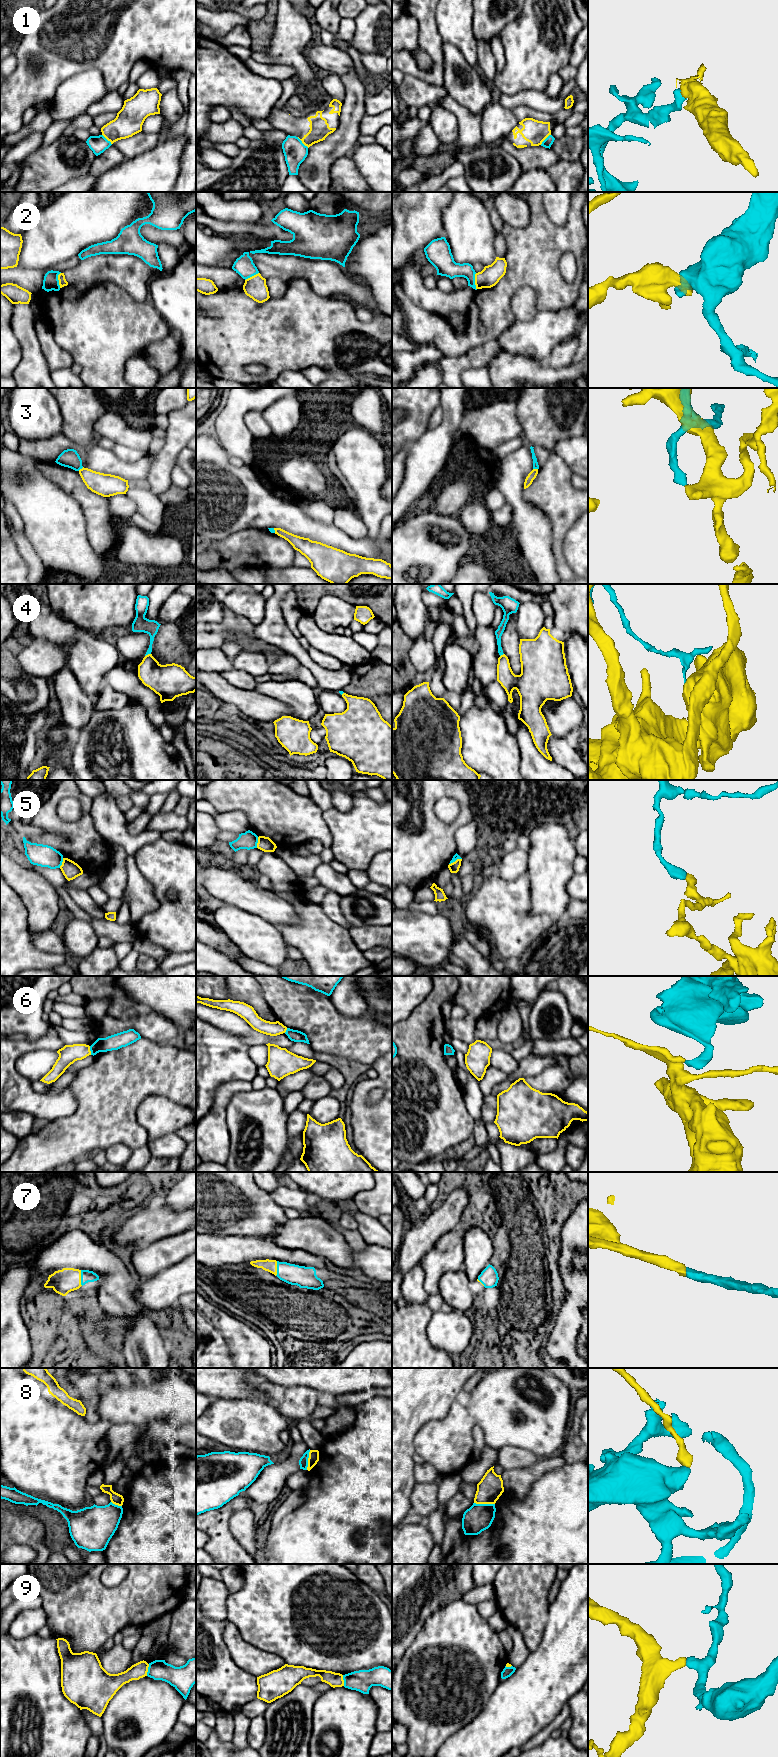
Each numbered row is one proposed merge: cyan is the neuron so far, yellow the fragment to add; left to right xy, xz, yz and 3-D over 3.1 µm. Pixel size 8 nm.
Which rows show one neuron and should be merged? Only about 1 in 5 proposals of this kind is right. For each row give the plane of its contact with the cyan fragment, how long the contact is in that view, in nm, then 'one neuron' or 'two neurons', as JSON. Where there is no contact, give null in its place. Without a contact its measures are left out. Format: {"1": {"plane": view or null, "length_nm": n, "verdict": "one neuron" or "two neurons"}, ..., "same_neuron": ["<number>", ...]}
{"1": {"plane": "xz", "length_nm": 130, "verdict": "two neurons"}, "2": {"plane": "yz", "length_nm": 140, "verdict": "two neurons"}, "3": {"plane": "xy", "length_nm": 50, "verdict": "two neurons"}, "4": {"plane": "xy", "length_nm": 50, "verdict": "two neurons"}, "5": {"plane": "xz", "length_nm": 90, "verdict": "two neurons"}, "6": {"plane": "xy", "length_nm": 70, "verdict": "two neurons"}, "7": {"plane": "xy", "length_nm": 130, "verdict": "one neuron"}, "8": {"plane": "yz", "length_nm": 170, "verdict": "two neurons"}, "9": {"plane": "xy", "length_nm": 100, "verdict": "two neurons"}, "same_neuron": ["7"]}

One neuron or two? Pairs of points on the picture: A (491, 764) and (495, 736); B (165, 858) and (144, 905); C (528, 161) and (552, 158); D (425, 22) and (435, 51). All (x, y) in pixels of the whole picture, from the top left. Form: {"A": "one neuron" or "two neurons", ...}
{"A": "one neuron", "B": "two neurons", "C": "one neuron", "D": "one neuron"}

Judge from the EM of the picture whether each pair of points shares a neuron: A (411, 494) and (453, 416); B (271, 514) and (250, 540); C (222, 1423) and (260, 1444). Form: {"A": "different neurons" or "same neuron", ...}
{"A": "same neuron", "B": "different neurons", "C": "same neuron"}

